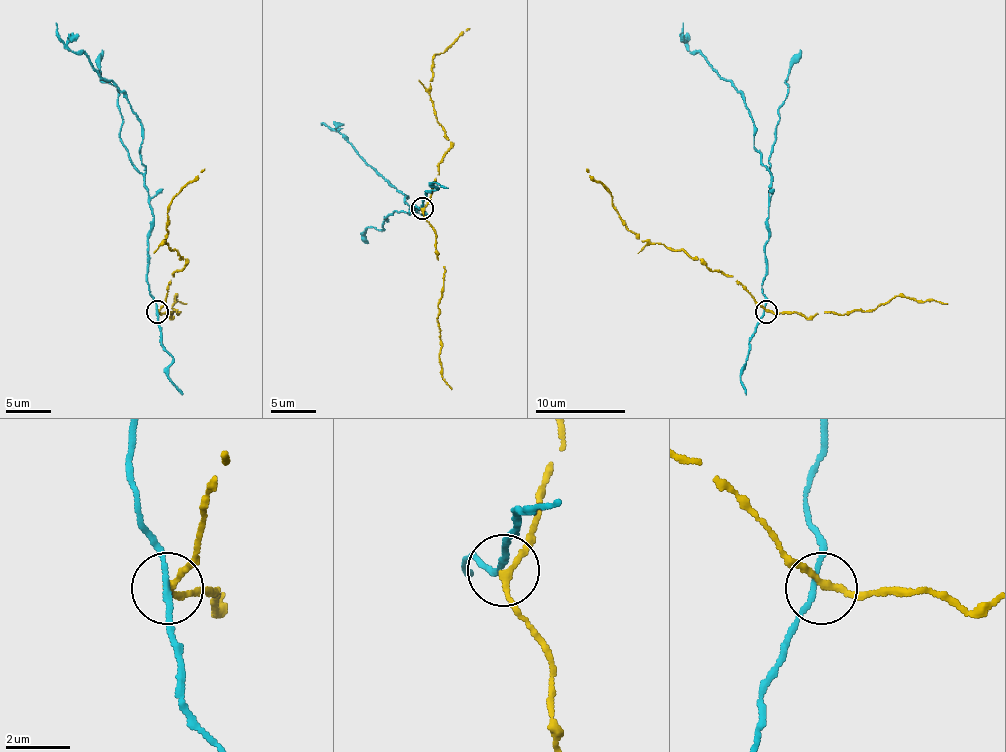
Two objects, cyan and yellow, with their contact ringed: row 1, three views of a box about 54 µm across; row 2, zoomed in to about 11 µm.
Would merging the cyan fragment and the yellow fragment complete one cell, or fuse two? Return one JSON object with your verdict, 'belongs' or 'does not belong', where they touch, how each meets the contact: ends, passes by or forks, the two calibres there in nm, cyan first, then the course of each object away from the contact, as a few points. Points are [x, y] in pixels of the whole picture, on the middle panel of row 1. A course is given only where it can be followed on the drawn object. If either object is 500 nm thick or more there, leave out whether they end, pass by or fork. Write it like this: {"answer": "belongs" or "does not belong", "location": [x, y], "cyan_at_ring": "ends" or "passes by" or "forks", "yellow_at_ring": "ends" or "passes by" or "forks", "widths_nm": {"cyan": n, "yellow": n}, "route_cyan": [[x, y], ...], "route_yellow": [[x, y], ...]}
{"answer": "belongs", "location": [422, 208], "cyan_at_ring": "passes by", "yellow_at_ring": "passes by", "widths_nm": {"cyan": 160, "yellow": 180}, "route_cyan": [[423, 207], [411, 205], [418, 210], [409, 212], [405, 203], [407, 196], [391, 187], [337, 131], [321, 124]], "route_yellow": [[423, 207], [450, 142], [436, 120], [432, 104], [432, 59], [470, 28]]}

